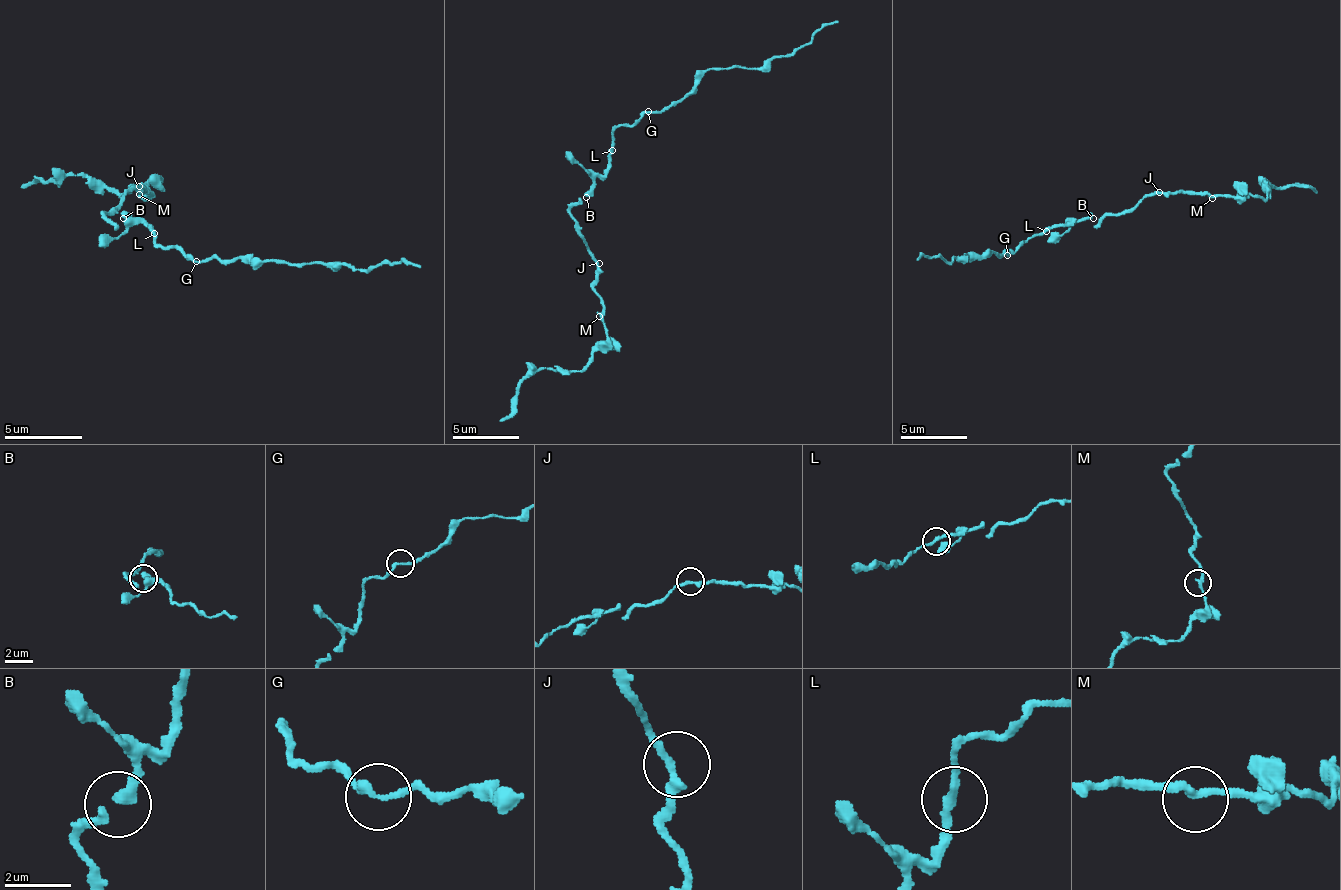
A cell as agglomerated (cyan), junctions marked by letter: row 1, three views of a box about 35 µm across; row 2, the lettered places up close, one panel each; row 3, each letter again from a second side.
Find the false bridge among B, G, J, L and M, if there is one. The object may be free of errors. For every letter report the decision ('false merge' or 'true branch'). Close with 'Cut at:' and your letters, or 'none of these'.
B: true branch
G: true branch
J: true branch
L: true branch
M: true branch
Cut at: none of these

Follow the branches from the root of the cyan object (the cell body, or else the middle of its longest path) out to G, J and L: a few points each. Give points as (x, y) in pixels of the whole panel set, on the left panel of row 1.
G: (127, 218), (139, 218), (154, 233), (158, 245), (178, 245), (197, 261)
J: (127, 218), (115, 225), (103, 214), (139, 186)
L: (127, 218), (139, 218), (154, 233)

